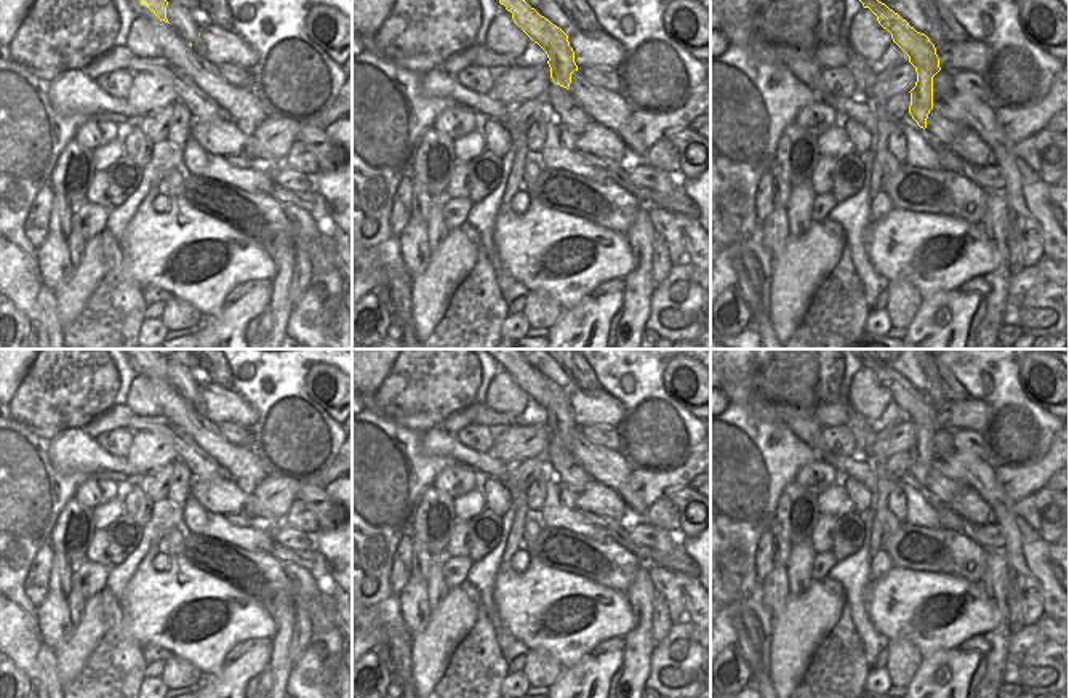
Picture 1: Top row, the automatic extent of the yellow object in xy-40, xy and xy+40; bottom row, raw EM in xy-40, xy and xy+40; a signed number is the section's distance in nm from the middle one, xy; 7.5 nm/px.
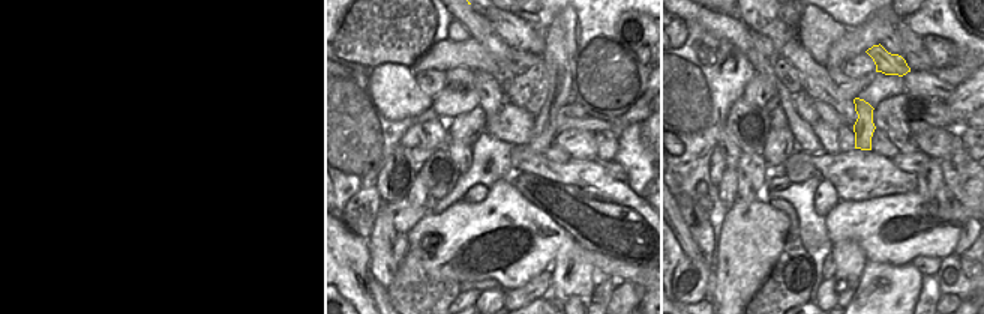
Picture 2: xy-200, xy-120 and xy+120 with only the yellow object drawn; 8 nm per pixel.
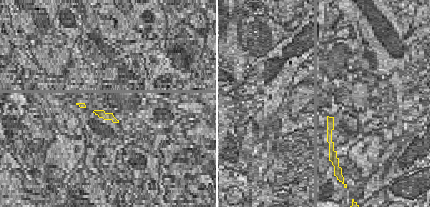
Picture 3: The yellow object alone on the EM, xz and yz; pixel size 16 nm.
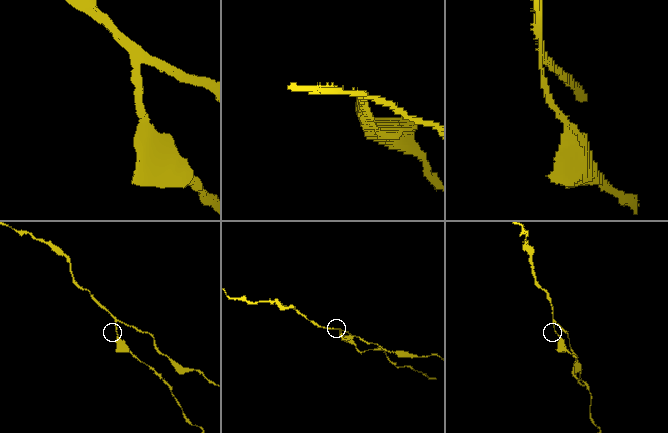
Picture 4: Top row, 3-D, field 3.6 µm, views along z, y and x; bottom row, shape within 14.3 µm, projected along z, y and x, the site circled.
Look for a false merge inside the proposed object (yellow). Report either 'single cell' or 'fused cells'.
fused cells

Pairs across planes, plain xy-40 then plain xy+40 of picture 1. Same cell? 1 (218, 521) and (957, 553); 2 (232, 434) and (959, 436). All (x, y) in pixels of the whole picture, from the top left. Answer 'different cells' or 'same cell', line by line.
1: different cells
2: same cell

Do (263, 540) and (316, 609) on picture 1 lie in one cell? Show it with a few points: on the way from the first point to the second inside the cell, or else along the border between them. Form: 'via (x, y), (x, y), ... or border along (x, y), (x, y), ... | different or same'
border along (232, 543), (247, 549), (269, 553) | different

